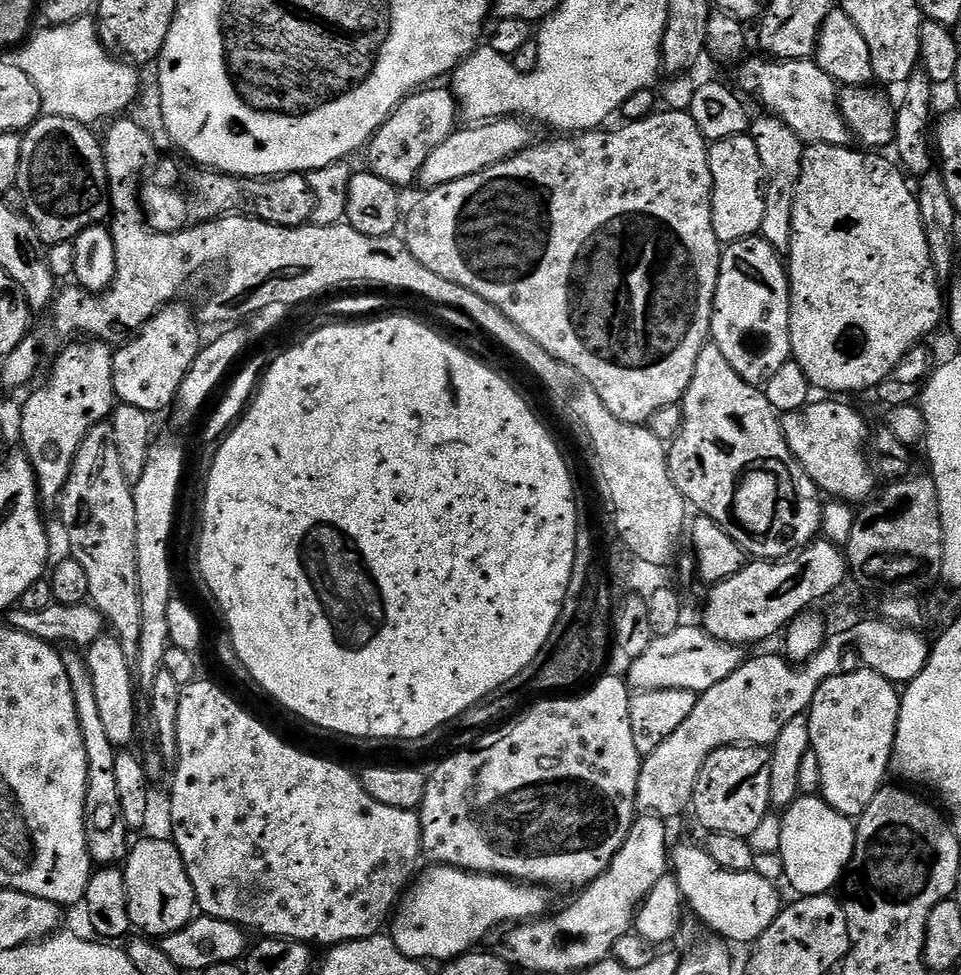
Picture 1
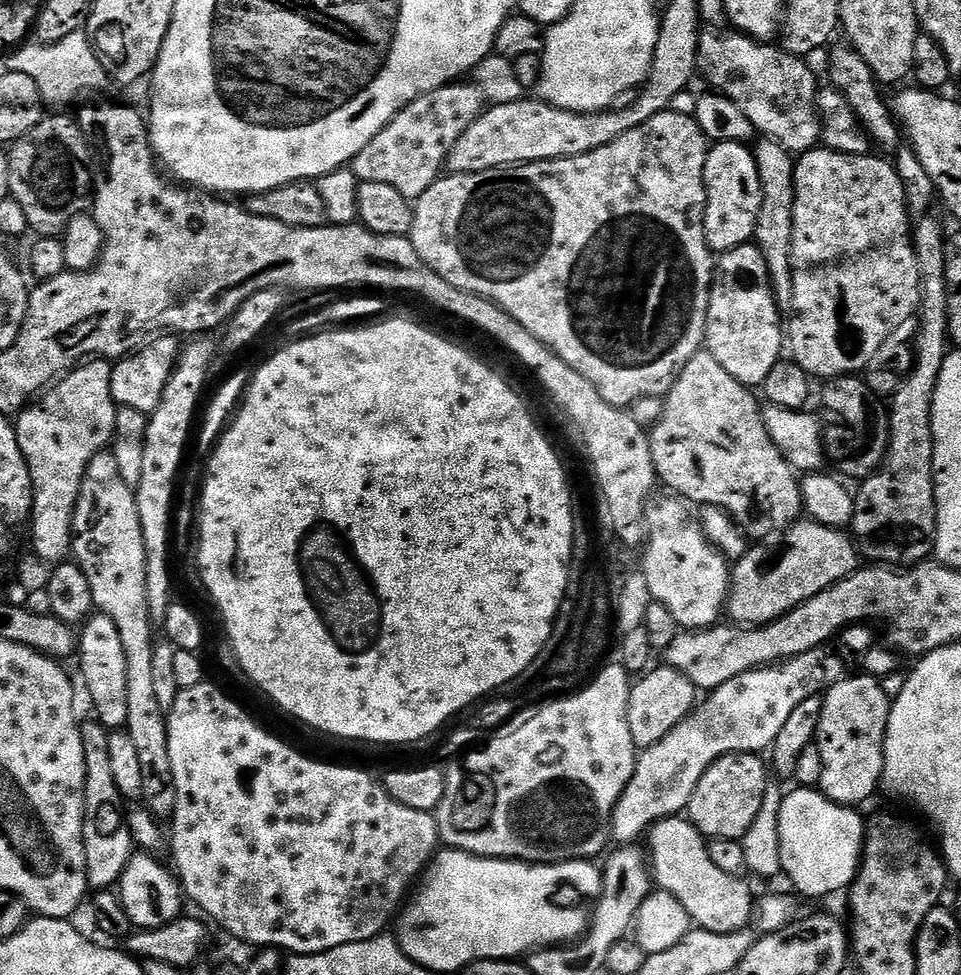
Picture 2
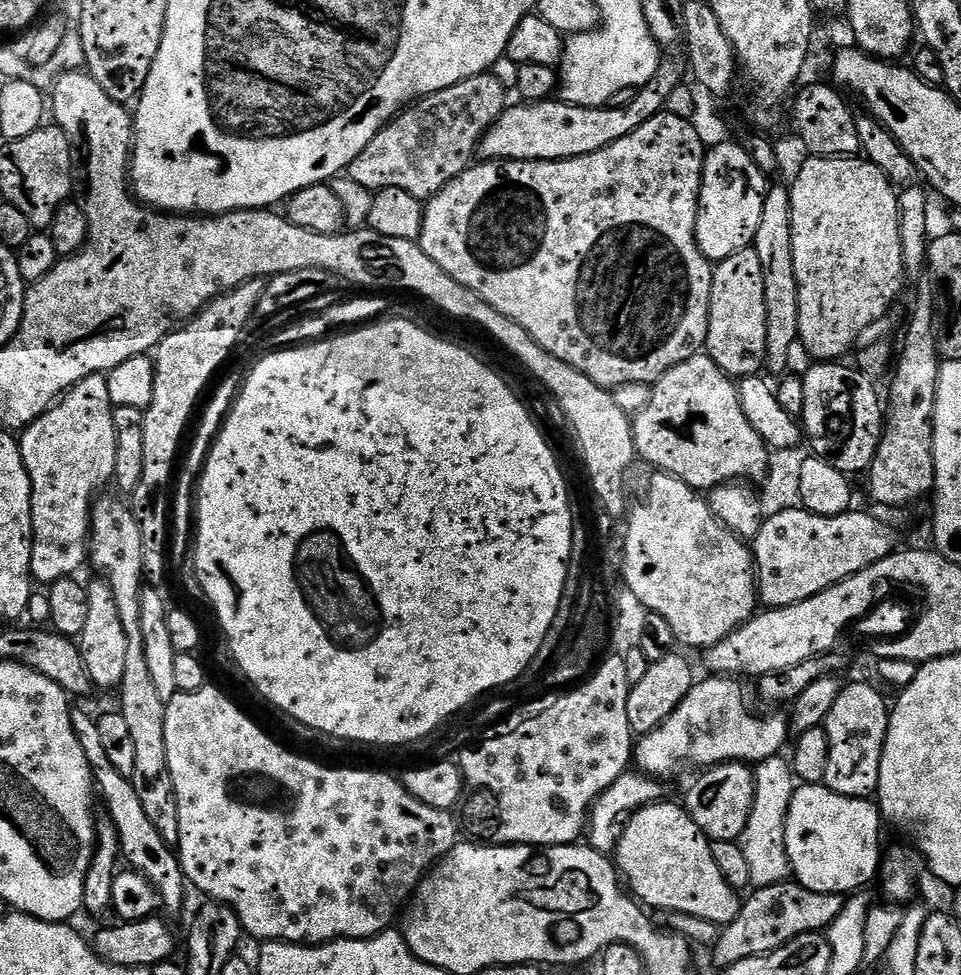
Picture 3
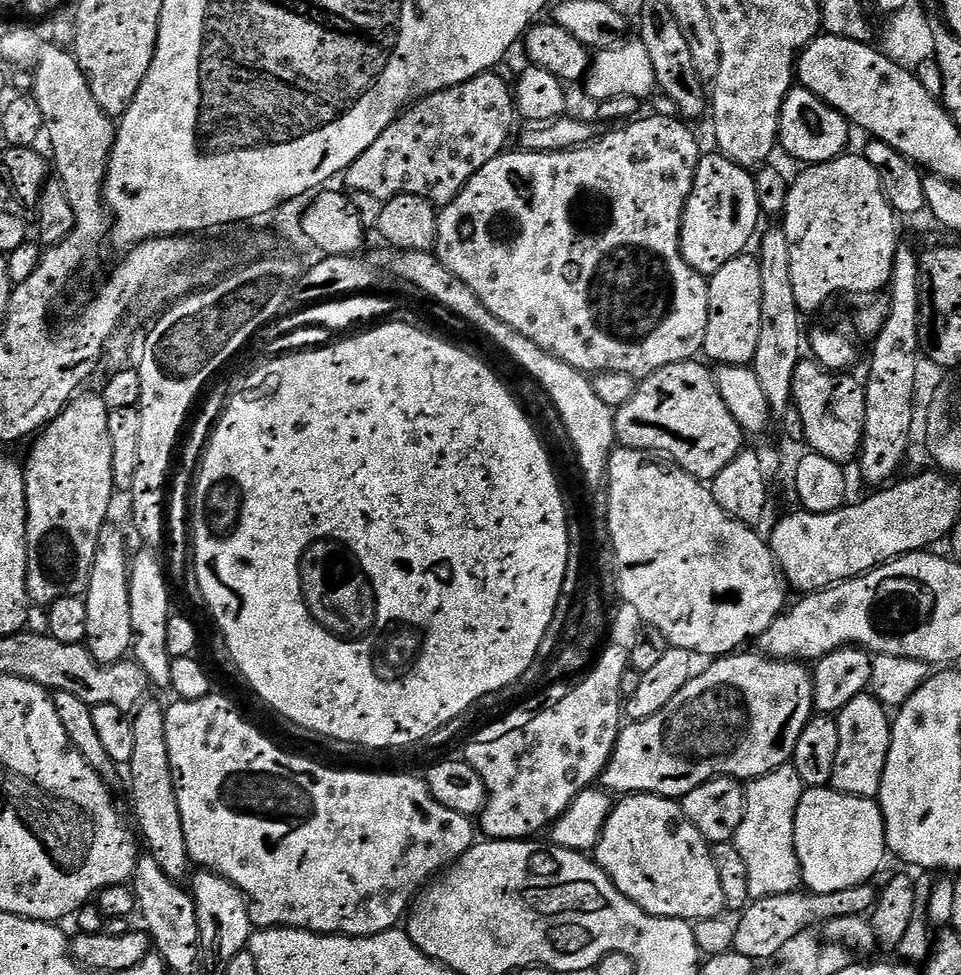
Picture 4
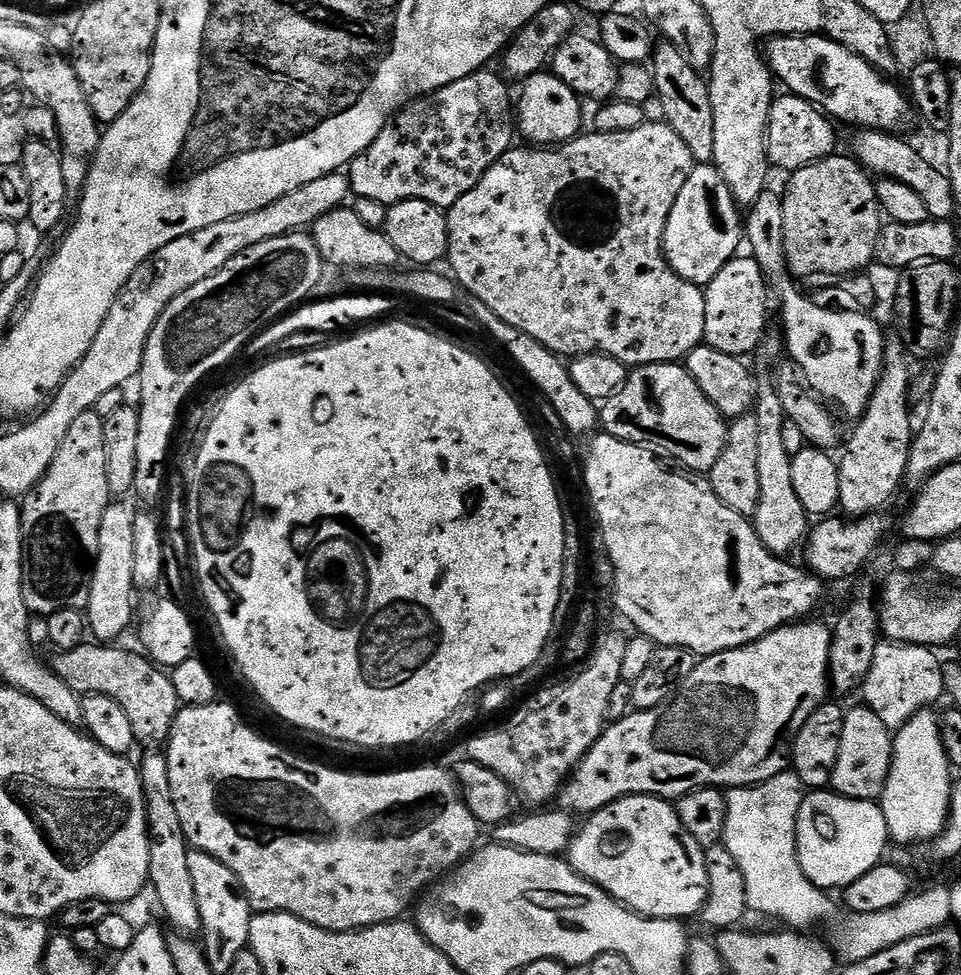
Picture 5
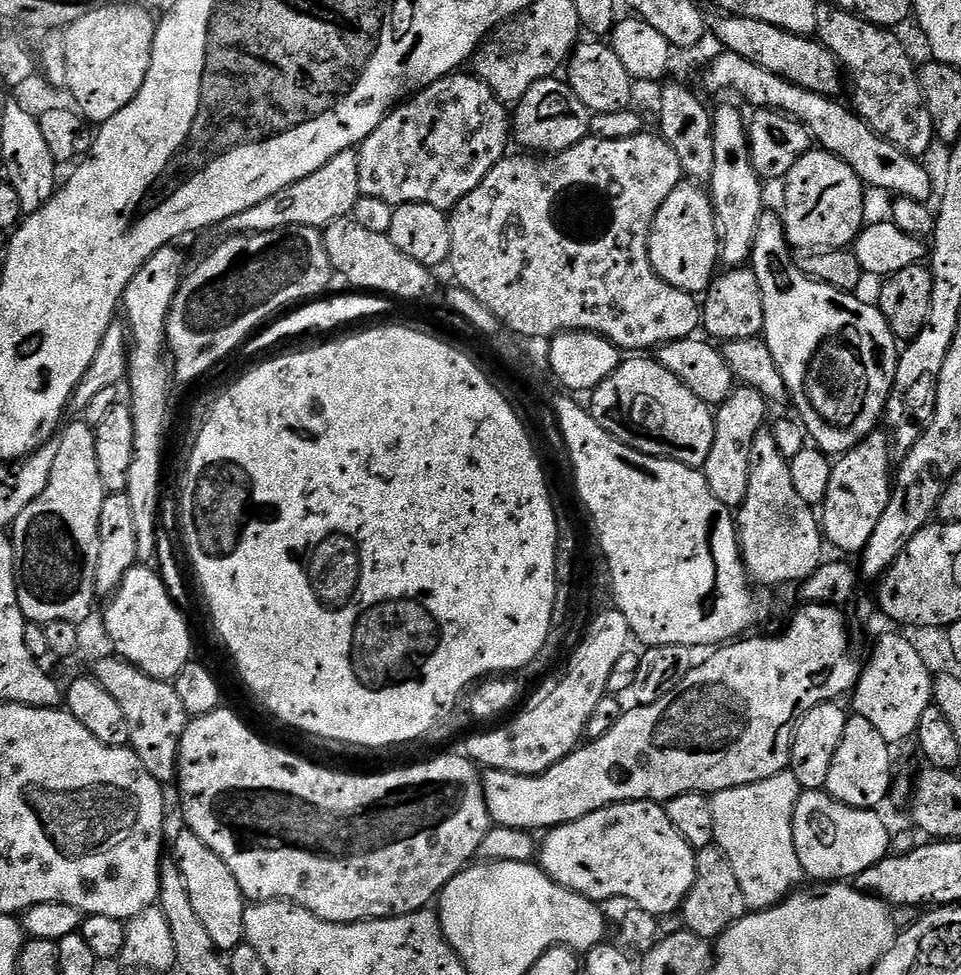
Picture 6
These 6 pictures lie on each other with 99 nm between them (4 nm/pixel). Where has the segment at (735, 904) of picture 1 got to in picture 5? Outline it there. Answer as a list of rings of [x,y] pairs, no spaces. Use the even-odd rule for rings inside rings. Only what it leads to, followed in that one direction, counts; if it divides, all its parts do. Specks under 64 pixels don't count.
[[[623,796],[622,799],[591,813],[569,845],[566,859],[579,876],[585,876],[602,891],[608,892],[626,908],[650,920],[687,921],[687,916],[699,917],[708,901],[708,875],[704,848],[682,826],[675,807],[662,796]]]

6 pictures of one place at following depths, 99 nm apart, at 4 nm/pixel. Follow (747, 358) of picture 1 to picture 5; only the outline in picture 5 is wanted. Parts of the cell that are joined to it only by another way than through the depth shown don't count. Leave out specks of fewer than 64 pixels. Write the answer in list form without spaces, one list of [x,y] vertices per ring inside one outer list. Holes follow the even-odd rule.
[[[737,254],[731,260],[726,262],[726,266],[722,266],[722,270],[718,270],[718,274],[714,274],[714,278],[704,288],[704,297],[706,298],[706,330],[704,331],[704,344],[709,348],[718,350],[722,354],[730,354],[731,356],[738,356],[741,358],[748,358],[755,353],[756,349],[760,347],[760,339],[764,337],[768,324],[768,288],[770,292],[770,284],[766,279],[764,271],[758,266],[758,262],[751,254]]]

